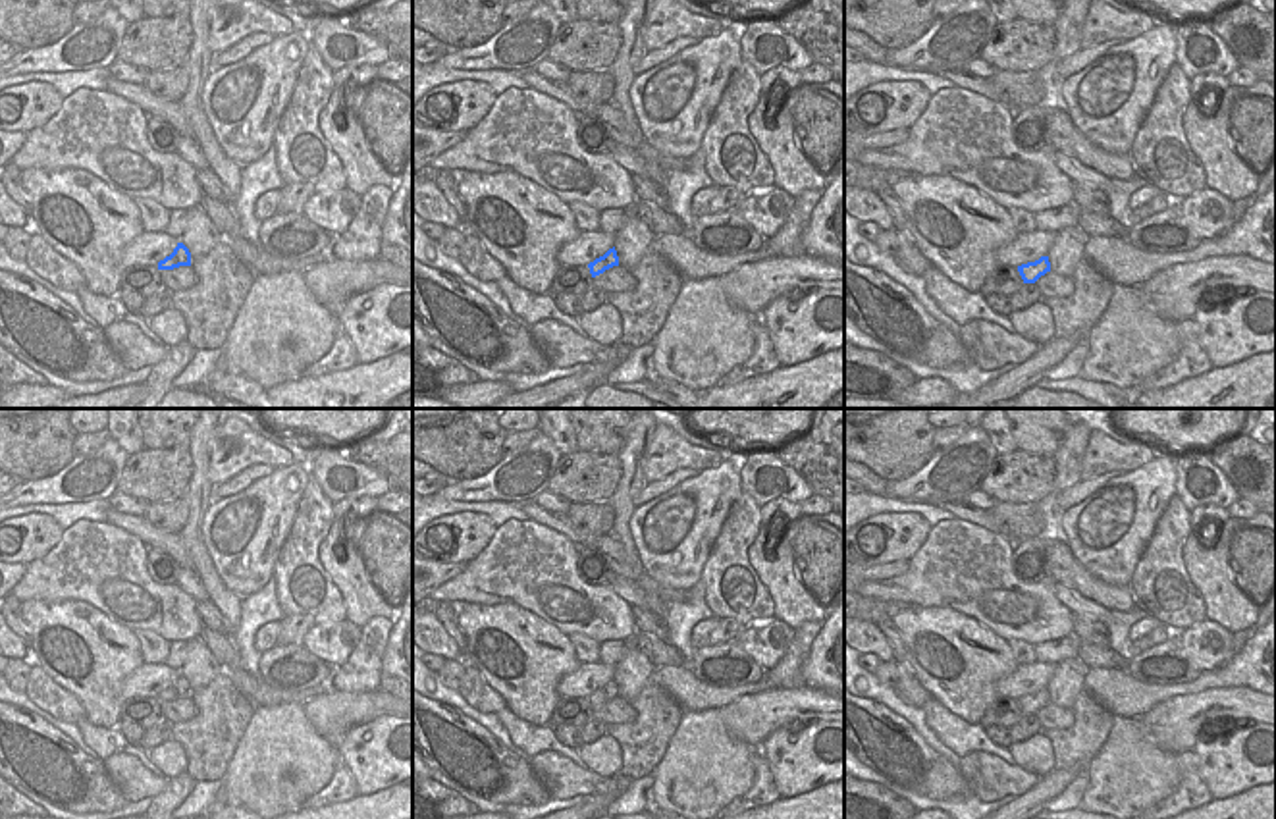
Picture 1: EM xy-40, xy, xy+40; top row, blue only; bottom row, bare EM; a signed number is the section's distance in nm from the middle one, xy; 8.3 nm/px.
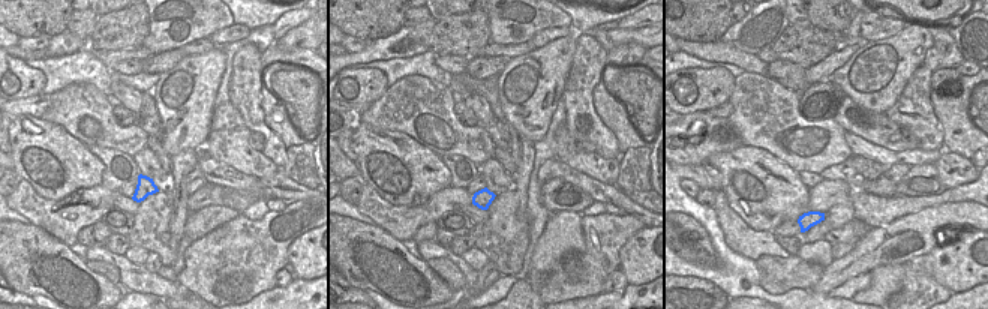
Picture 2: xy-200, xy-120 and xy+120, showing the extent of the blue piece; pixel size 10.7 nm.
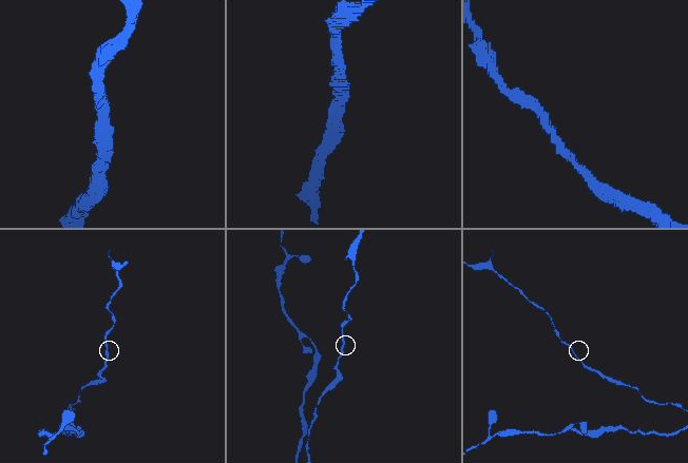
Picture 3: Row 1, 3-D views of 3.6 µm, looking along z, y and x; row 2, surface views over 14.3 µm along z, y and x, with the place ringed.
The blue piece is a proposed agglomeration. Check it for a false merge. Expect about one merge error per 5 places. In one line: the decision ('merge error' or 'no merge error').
no merge error

